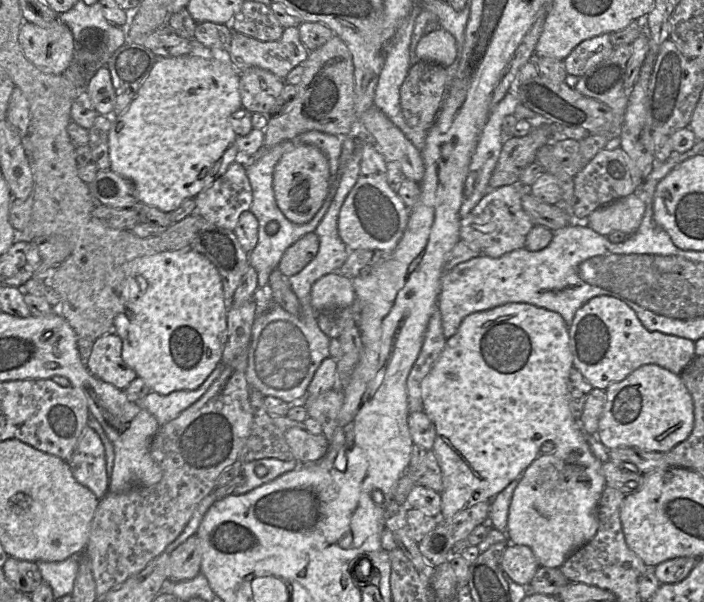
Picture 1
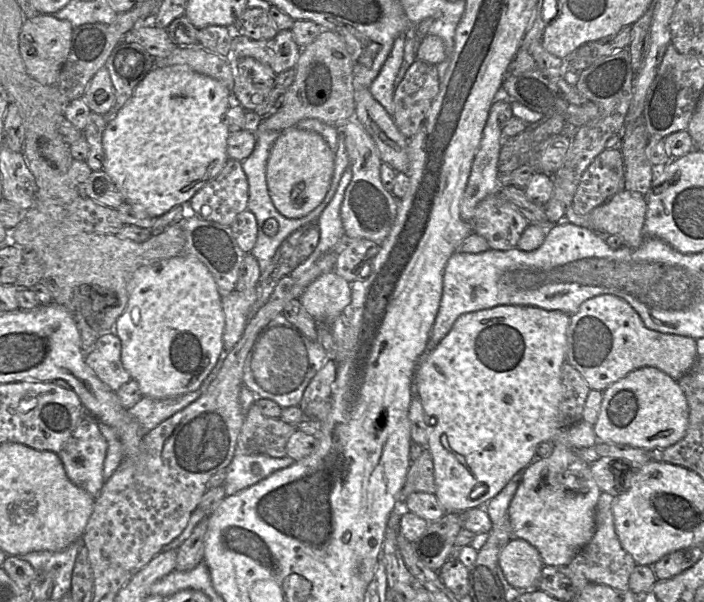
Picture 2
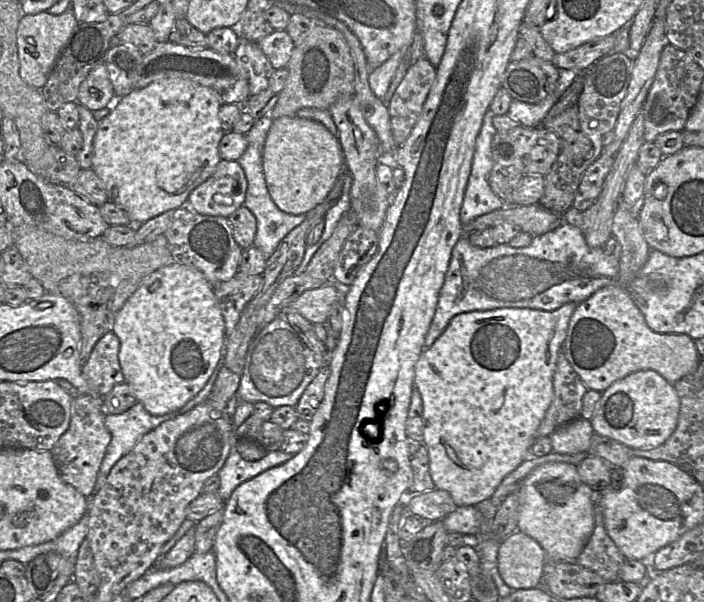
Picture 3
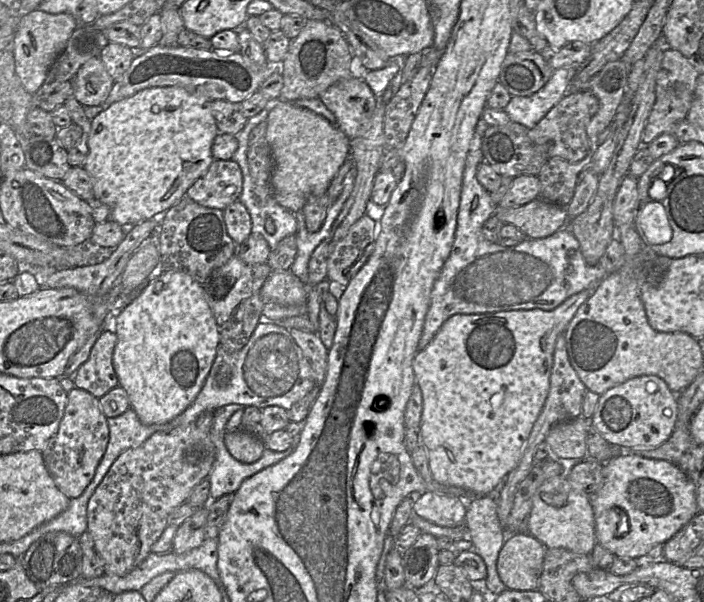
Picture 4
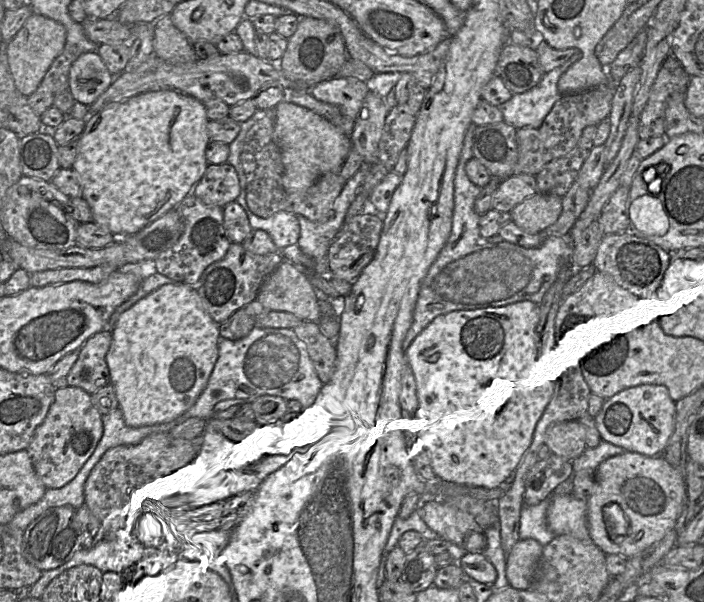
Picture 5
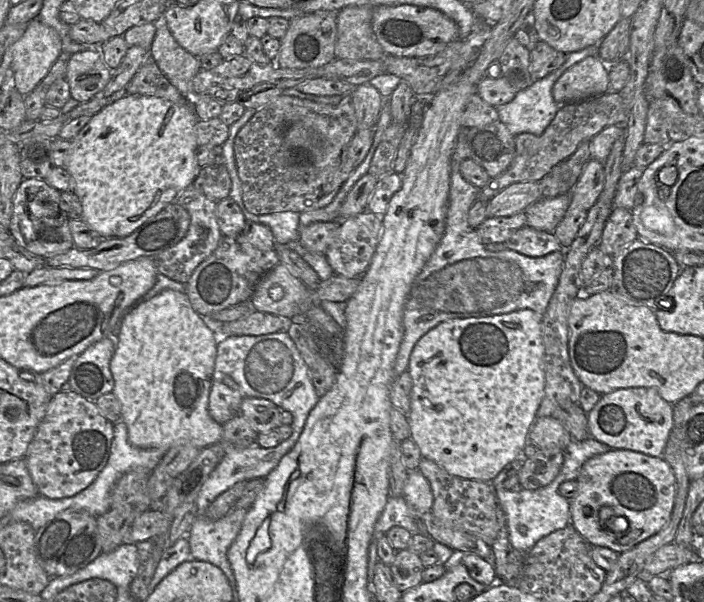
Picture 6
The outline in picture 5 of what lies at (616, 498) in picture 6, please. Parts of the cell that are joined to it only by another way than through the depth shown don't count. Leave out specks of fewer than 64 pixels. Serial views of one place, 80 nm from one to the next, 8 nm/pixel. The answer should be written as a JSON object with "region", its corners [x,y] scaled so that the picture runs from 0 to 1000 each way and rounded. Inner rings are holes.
{"region":[[[885,749],[859,762],[844,786],[844,807],[834,829],[834,872],[839,899],[861,922],[879,920],[895,927],[928,902],[939,897],[957,877],[963,859],[974,839],[976,816],[970,787],[955,776],[942,757],[918,757],[905,751]],[[874,836],[889,855],[893,877],[888,889],[866,892],[857,860],[857,844]]]}

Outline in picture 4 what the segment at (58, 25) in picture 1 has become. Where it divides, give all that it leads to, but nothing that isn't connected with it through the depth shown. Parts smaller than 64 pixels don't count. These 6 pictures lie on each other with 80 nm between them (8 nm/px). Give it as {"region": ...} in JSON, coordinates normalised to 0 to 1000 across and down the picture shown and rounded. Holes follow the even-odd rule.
{"region":[[[51,15],[30,23],[17,70],[21,118],[40,154],[47,158],[60,143],[71,111],[109,45],[111,37],[95,22],[70,23]]]}

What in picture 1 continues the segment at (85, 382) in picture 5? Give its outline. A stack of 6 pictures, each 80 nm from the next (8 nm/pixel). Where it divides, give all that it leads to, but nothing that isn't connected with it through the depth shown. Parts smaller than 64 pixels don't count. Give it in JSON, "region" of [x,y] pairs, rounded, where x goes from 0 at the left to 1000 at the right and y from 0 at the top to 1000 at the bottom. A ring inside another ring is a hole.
{"region":[[[155,551],[132,568],[121,605],[132,625],[176,648],[196,625],[173,598],[172,585],[172,561]]]}

